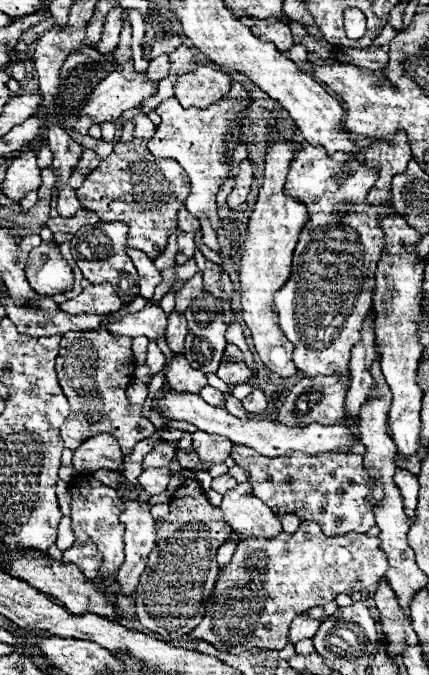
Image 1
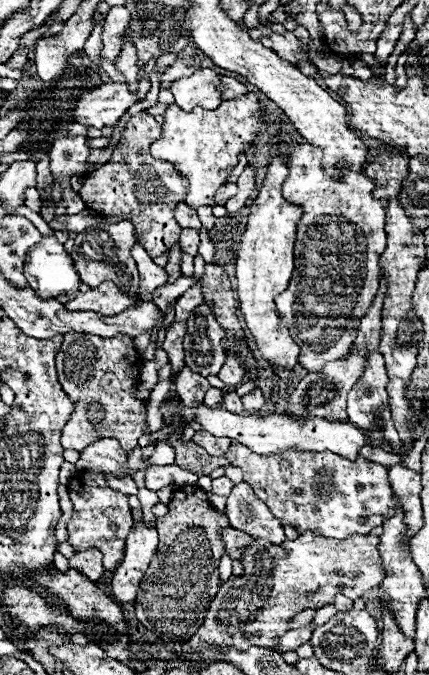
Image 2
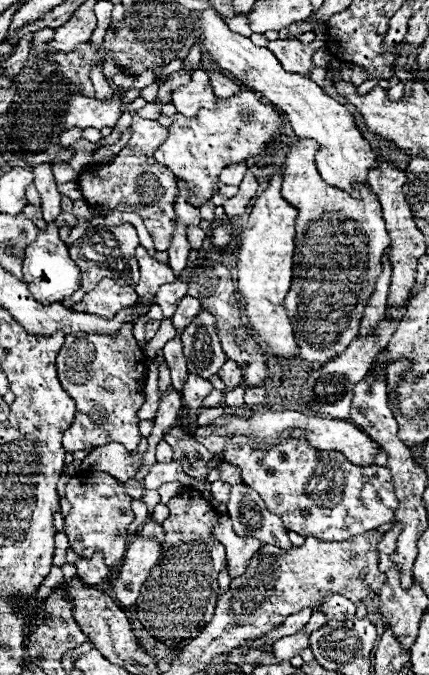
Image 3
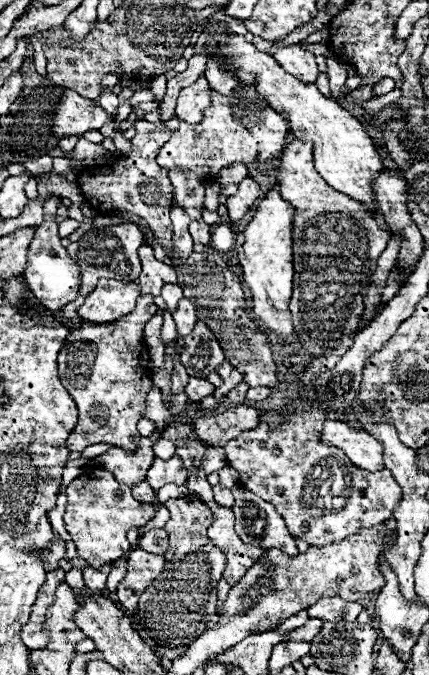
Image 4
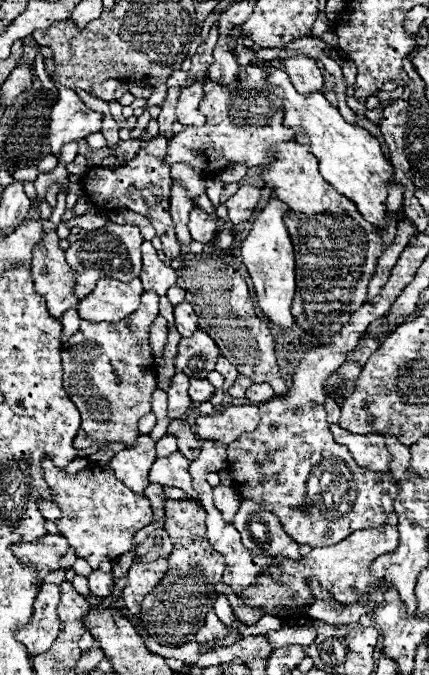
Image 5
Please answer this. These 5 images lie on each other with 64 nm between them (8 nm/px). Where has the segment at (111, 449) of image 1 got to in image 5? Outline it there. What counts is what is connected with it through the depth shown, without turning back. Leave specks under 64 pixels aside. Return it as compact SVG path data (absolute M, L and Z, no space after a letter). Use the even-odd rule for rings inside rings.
M142 434L138 436L132 448L126 448L112 458L110 468L114 468L116 478L128 488L132 488L132 492L144 494L146 486L150 486L148 472L154 460L156 460L156 444L150 436Z

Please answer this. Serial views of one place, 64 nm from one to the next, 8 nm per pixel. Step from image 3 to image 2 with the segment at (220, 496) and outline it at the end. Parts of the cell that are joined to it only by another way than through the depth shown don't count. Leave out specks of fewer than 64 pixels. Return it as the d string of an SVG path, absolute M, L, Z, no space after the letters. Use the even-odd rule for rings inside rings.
M226 476L212 480L212 494L218 494L218 496L228 496L228 492L232 492L232 488L234 488L234 484L232 484Z

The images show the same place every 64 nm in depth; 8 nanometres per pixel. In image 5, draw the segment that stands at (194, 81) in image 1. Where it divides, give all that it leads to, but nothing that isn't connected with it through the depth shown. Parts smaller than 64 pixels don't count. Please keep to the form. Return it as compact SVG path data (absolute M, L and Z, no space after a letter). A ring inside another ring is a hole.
M192 84L190 88L182 88L176 102L176 120L182 126L200 126L204 124L204 114L200 112L200 102L204 98L202 84Z

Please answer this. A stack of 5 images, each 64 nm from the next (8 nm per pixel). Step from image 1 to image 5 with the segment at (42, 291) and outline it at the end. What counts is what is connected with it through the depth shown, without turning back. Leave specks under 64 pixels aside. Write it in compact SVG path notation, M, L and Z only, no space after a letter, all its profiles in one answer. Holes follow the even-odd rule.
M44 220L44 240L40 240L34 246L34 256L32 256L32 280L34 288L40 296L46 298L48 310L52 312L54 318L62 318L62 314L70 308L78 306L78 298L72 296L74 288L74 270L68 266L64 252L58 248L58 236L56 236L56 224L50 220Z

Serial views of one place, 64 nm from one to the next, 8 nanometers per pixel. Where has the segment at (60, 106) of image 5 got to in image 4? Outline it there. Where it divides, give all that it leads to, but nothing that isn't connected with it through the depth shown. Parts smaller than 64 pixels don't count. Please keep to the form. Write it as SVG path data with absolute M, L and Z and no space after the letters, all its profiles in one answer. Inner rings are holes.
M62 88L62 100L54 110L54 134L58 138L58 130L66 132L62 138L68 136L82 136L90 130L100 130L106 122L114 120L108 112L100 106L94 106L92 100L76 94L70 88Z

